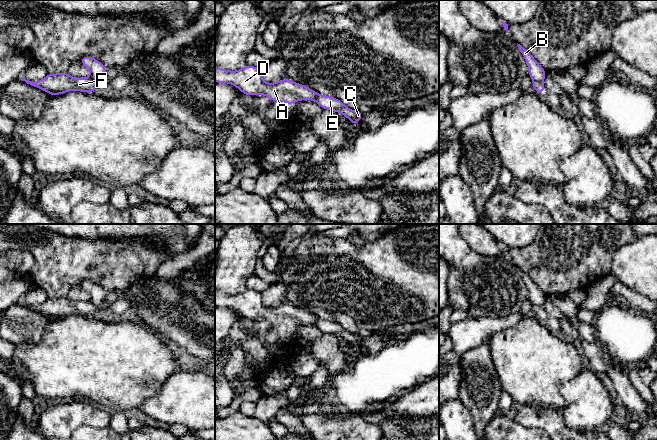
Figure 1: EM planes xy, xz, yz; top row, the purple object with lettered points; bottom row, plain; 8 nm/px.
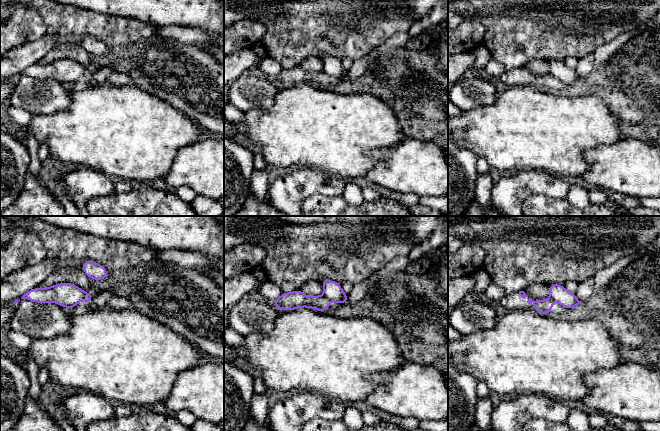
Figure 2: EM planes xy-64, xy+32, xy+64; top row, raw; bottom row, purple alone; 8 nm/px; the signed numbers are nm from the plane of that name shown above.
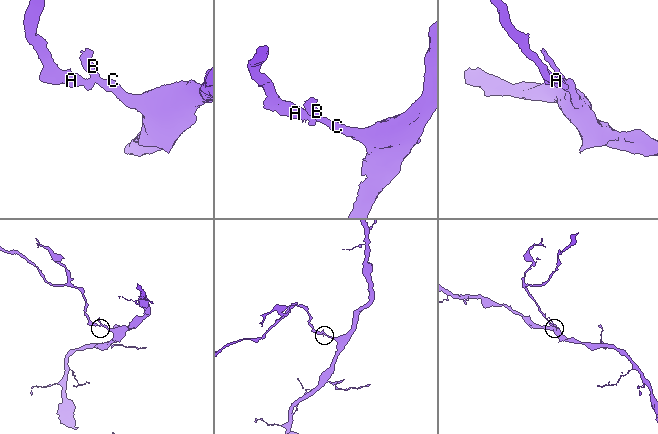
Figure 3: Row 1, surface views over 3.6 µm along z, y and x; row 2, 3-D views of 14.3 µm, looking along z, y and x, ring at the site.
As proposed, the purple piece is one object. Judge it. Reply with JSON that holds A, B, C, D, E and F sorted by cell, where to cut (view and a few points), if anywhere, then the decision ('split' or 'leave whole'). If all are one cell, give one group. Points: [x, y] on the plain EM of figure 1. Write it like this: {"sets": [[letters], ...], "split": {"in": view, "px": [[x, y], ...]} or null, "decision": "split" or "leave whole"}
{"sets": [["A", "D", "F"], ["B", "C", "E"]], "split": {"in": "yz", "px": [[533, 304], [542, 307]]}, "decision": "split"}

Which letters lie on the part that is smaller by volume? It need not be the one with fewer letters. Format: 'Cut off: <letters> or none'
Cut off: A, D, F

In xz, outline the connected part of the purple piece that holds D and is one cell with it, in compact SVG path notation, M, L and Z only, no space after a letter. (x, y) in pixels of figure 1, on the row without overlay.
M247 288L237 295L217 291L215 306L234 309L247 320L264 319L273 326L286 326L290 330L300 324L316 325L318 320L318 317L308 310L287 302L275 307L266 307L263 305L261 293Z

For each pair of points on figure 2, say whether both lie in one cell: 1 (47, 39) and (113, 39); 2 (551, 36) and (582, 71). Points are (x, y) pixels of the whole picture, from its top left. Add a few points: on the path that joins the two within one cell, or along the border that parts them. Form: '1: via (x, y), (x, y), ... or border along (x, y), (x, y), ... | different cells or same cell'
1: border along (46, 33), (54, 37), (54, 47) | different cells
2: border along (592, 52), (579, 59) | different cells

